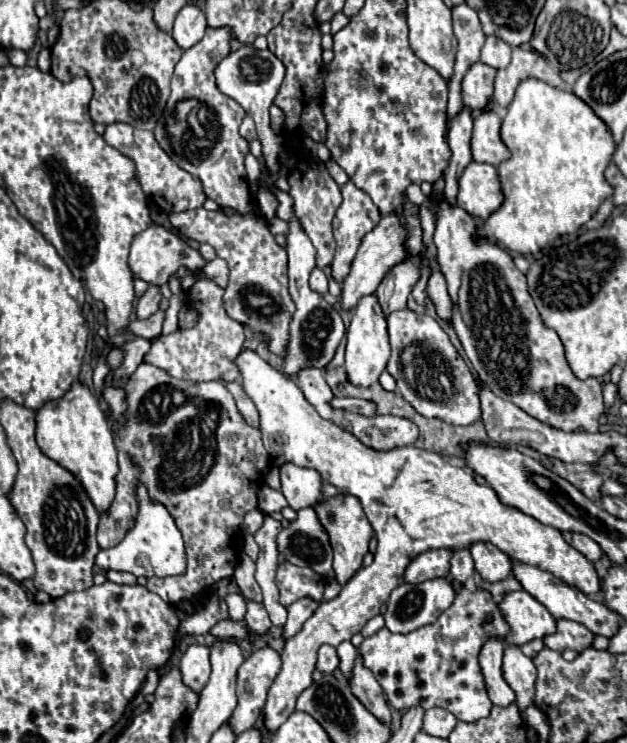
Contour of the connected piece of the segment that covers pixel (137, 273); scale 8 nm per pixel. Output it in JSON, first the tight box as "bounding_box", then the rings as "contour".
{"bounding_box":[130,224,206,284],"contour":[[[150,224],[144,232],[136,234],[132,240],[132,248],[130,248],[130,268],[134,278],[142,278],[148,284],[166,284],[168,278],[180,268],[186,266],[188,270],[200,270],[200,266],[204,266],[206,260],[198,254],[198,250],[194,250],[192,246],[188,246],[188,242],[180,236],[176,236],[174,232],[170,232],[168,228],[160,226],[160,224]]]}

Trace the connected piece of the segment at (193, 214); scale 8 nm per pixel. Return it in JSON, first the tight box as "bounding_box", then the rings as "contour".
{"bounding_box":[170,210,296,358],"contour":[[[186,210],[172,212],[170,222],[178,228],[186,238],[206,242],[216,250],[216,256],[228,262],[230,268],[230,286],[224,290],[224,308],[230,318],[248,326],[252,332],[264,336],[264,344],[278,358],[286,356],[288,340],[290,340],[290,322],[296,312],[296,304],[288,292],[288,276],[286,276],[286,254],[284,248],[274,240],[268,226],[254,216],[248,214],[230,214],[224,210]]]}

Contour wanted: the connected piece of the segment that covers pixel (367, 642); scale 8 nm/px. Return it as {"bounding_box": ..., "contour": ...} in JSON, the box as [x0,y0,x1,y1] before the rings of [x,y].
{"bounding_box":[358,586,510,724],"contour":[[[462,586],[456,592],[454,604],[442,612],[434,624],[408,634],[394,634],[382,628],[374,636],[364,638],[358,650],[364,658],[364,666],[376,676],[392,708],[410,710],[422,706],[430,710],[438,706],[452,712],[460,722],[474,724],[488,718],[492,710],[478,662],[480,650],[488,640],[504,640],[508,634],[510,624],[492,594],[478,586]]]}

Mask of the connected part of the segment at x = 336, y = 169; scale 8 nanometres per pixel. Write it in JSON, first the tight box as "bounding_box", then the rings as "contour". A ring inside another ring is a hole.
{"bounding_box":[326,160,348,186],"contour":[[[328,160],[326,162],[326,168],[328,168],[328,172],[330,172],[330,176],[336,180],[336,184],[338,186],[342,186],[344,182],[348,182],[348,176],[346,176],[346,172],[334,162],[334,160]]]}

